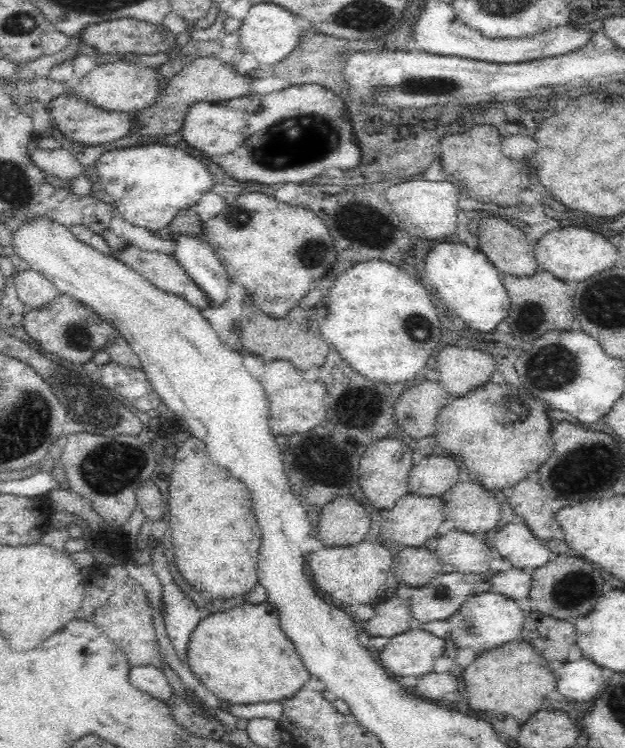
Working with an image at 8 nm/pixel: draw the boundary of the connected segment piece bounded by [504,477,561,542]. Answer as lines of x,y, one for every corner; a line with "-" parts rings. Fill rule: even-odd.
526,477
512,486
510,496
504,501
510,502
516,518
524,522
537,539
550,542
558,540
561,534
555,513
550,508
551,500
538,482

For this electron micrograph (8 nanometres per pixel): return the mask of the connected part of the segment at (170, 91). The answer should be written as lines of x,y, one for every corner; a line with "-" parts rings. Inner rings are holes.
204,56
183,65
182,70
170,77
161,88
154,104
135,111
135,127
131,132
134,136
166,136
179,134
189,108
197,102
216,102
230,100
251,94
251,79
259,72
242,75
228,63
214,56

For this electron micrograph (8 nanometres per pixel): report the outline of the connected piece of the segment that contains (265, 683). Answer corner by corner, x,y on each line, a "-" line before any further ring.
244,602
236,608
228,608
228,610
212,614
212,616
206,616
198,622
194,632
190,634
186,650
186,655
188,655
186,663
204,687
220,700
231,705
274,702
274,700
282,701
284,698
292,698
309,681
310,674
304,666
297,648
286,636
278,620
278,608
268,602
262,602
262,604

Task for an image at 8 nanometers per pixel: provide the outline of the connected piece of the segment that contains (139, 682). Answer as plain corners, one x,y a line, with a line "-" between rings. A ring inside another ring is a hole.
142,664
130,667
128,671
130,684
140,692
147,692
152,698
167,702
171,697
172,687
163,671
155,666

